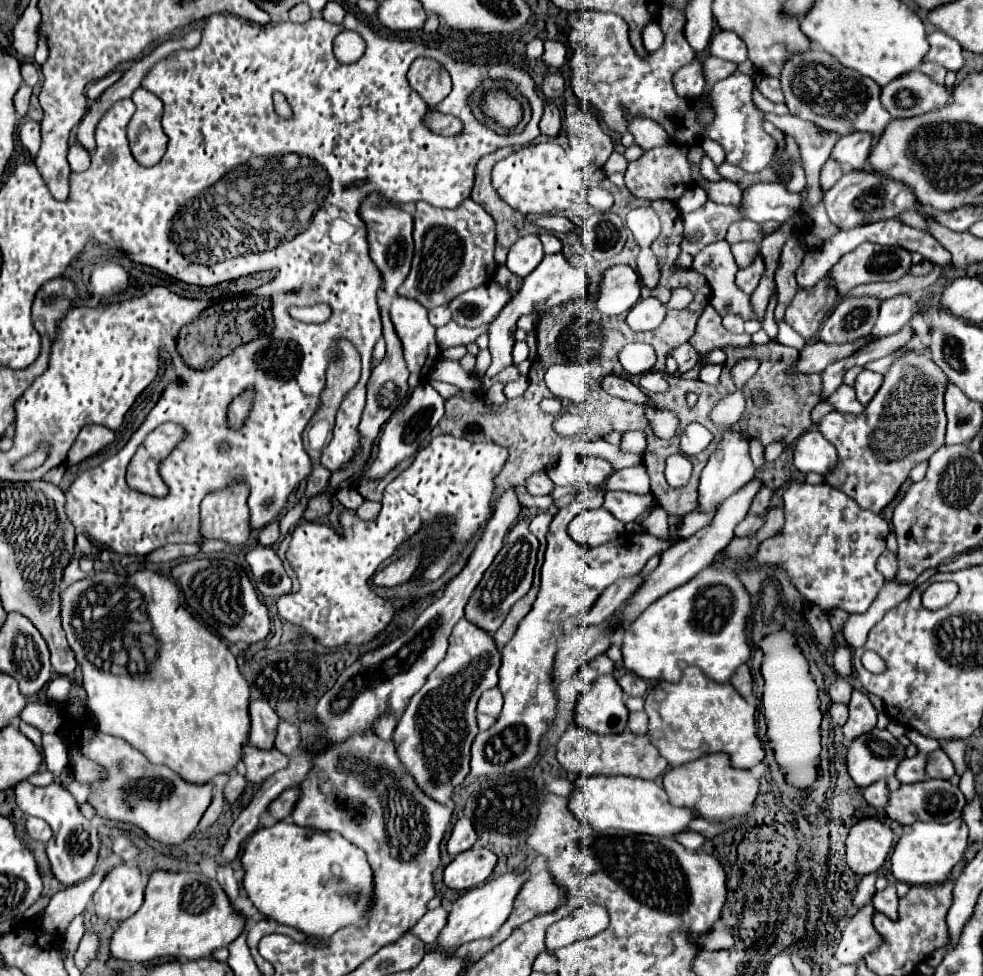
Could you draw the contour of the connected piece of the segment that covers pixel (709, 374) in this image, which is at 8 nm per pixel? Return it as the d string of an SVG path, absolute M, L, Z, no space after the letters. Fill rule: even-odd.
M707 364L700 369L698 379L707 384L715 385L719 382L722 367L721 364Z

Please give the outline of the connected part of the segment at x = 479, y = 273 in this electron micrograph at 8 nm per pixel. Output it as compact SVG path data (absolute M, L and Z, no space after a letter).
M469 199L455 209L439 209L429 203L417 203L413 219L415 255L407 279L397 289L401 297L415 299L425 309L433 309L447 305L463 291L489 281L489 277L497 269L497 261L493 257L495 221L479 203Z

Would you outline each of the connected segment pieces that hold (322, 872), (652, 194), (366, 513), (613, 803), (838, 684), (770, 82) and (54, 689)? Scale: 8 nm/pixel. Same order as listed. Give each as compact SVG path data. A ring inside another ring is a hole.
M277 821L271 827L257 829L245 843L241 863L245 869L243 887L253 901L253 905L259 909L261 915L267 919L279 921L281 925L295 927L303 931L307 937L313 939L327 939L335 931L355 925L361 927L367 925L367 913L373 905L373 873L367 861L367 855L349 843L341 833L335 831L317 831L299 827L295 823Z
M669 143L665 147L655 147L645 152L637 161L629 163L624 175L625 186L639 199L669 199L677 203L681 195L693 187L691 165L687 161L688 148Z
M365 501L359 509L357 509L357 517L359 519L375 519L379 515L379 509L381 509L381 503L375 503L375 501Z
M583 775L575 781L575 789L569 795L571 813L583 823L591 825L595 831L603 829L625 829L631 833L647 835L673 835L687 829L687 823L695 819L691 809L673 807L667 799L667 793L655 781L645 781L639 777L627 775Z
M837 679L831 687L829 687L829 695L831 695L831 701L833 703L849 703L849 697L851 697L851 691L853 691L853 687L849 685L849 681L847 679Z
M763 76L760 81L759 78L757 78L756 86L769 100L775 103L784 103L784 95L779 79Z
M55 677L49 685L47 685L47 701L53 705L65 705L67 697L69 697L69 679L67 677Z

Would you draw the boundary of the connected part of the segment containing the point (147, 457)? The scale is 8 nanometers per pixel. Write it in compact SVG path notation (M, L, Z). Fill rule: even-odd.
M165 423L151 431L129 465L127 483L131 488L152 496L165 497L169 489L157 473L157 467L159 461L163 461L179 441L183 441L183 437L185 429L177 423Z

